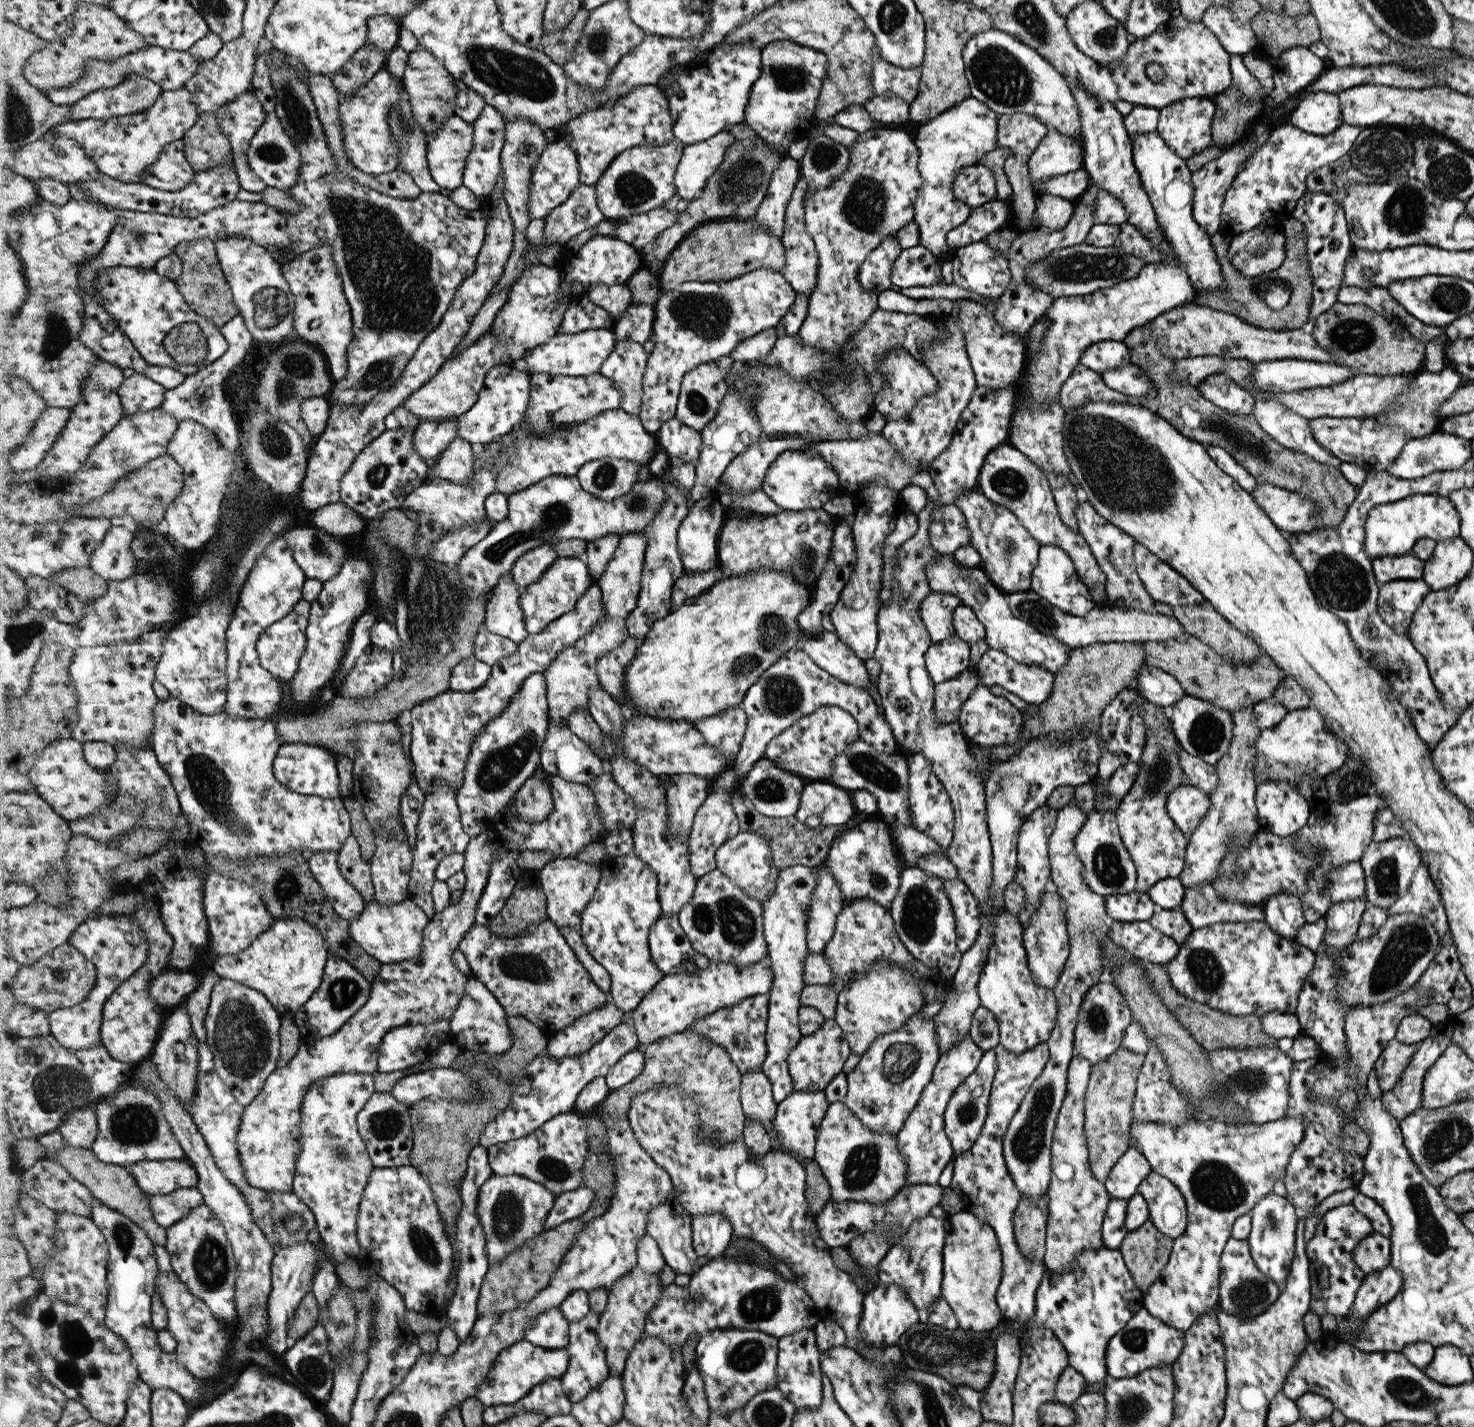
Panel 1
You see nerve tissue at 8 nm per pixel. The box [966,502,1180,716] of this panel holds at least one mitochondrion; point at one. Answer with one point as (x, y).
(1032, 608)

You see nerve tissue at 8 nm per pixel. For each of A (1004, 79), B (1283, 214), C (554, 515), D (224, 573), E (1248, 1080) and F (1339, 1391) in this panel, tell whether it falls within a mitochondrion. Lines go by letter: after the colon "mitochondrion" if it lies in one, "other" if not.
A: mitochondrion
B: other
C: mitochondrion
D: other
E: mitochondrion
F: other

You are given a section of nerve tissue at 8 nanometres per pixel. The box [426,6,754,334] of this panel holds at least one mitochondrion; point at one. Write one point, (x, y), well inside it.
(502, 70)

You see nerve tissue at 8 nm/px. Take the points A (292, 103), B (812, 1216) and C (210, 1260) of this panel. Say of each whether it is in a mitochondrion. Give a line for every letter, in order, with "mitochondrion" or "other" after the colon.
A: mitochondrion
B: other
C: mitochondrion

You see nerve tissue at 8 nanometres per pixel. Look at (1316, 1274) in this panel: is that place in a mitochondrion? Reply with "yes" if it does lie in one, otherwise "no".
no

